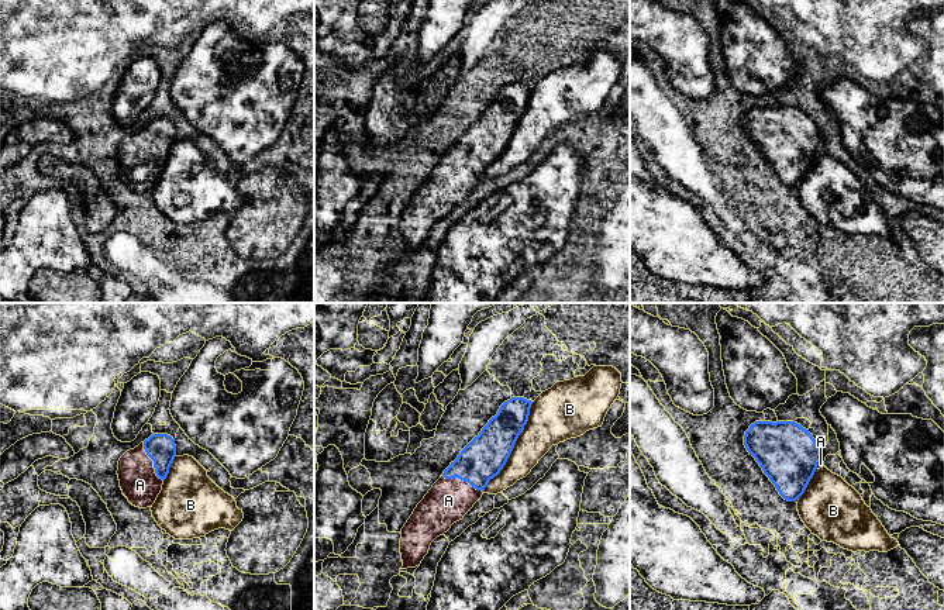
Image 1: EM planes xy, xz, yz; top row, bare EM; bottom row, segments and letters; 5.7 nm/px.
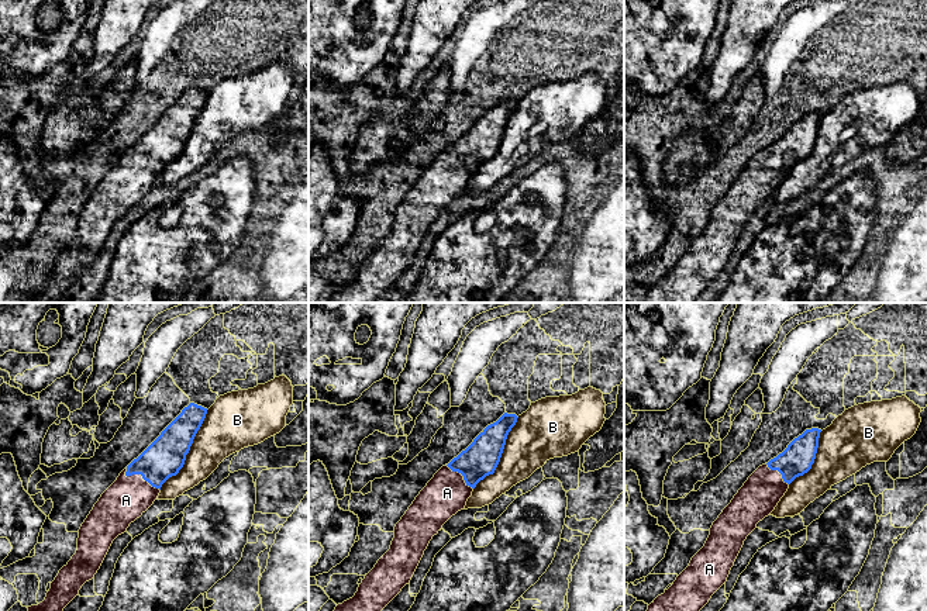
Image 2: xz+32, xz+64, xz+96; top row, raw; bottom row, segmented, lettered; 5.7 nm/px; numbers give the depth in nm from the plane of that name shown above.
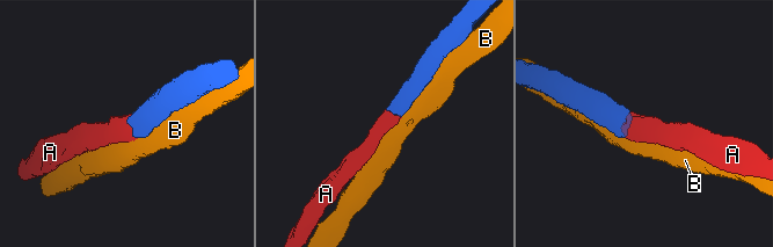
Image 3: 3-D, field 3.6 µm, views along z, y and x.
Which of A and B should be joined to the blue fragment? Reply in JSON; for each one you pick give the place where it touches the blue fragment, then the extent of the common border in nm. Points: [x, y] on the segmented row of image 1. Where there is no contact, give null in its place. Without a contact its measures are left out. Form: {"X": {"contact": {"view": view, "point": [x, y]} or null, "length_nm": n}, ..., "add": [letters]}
{"A": {"contact": {"view": "xz", "point": [462, 479]}, "length_nm": 260}, "add": ["A"]}

